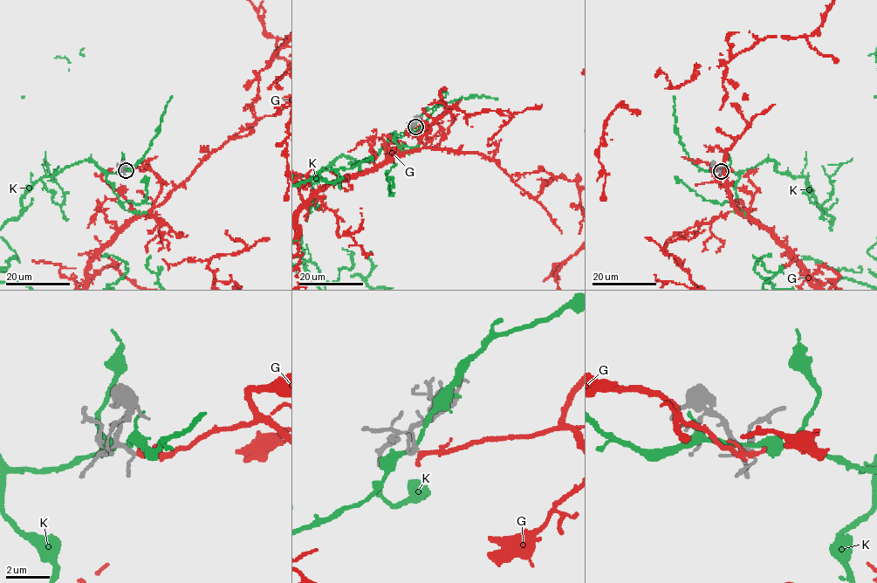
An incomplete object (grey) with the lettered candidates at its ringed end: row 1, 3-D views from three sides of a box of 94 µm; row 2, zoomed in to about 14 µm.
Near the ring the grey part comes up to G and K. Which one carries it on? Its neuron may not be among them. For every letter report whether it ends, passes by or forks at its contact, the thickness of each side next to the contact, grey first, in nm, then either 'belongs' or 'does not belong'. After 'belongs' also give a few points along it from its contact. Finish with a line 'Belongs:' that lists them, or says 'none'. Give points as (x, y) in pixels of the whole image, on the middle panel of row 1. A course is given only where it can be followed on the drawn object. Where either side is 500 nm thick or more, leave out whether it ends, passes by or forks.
G: it passes by; 120 nm thick on the grey side, 180 nm on the other; belongs
K: it passes by; 140 nm thick on the grey side, 160 nm on the other; does not belong
Belongs: G

